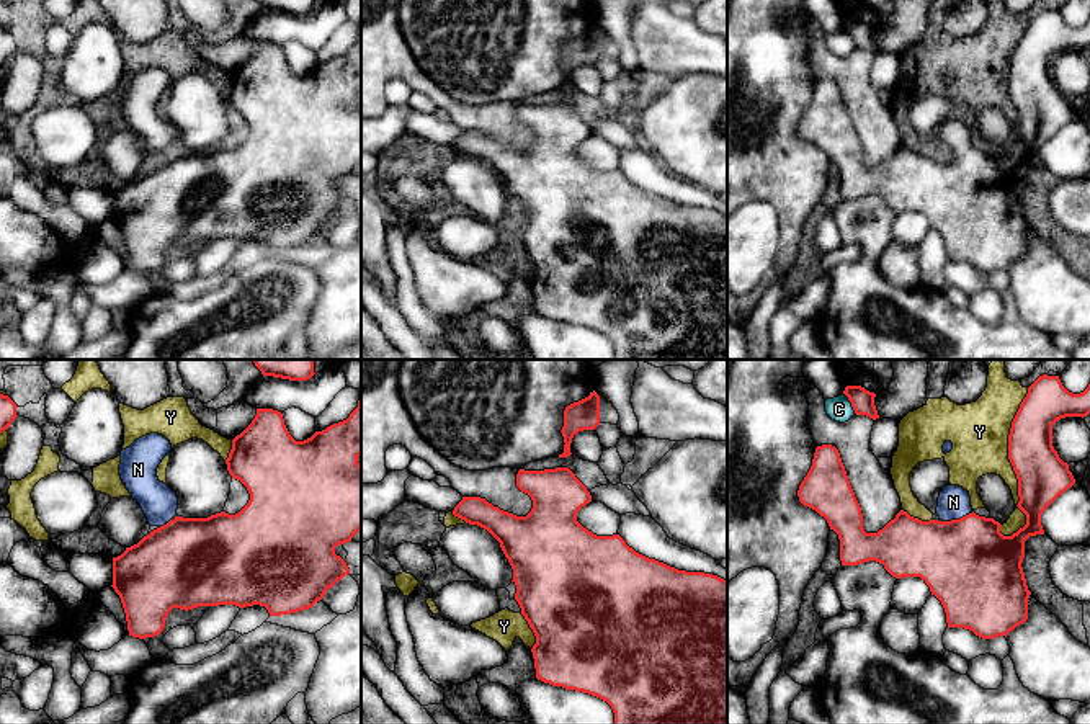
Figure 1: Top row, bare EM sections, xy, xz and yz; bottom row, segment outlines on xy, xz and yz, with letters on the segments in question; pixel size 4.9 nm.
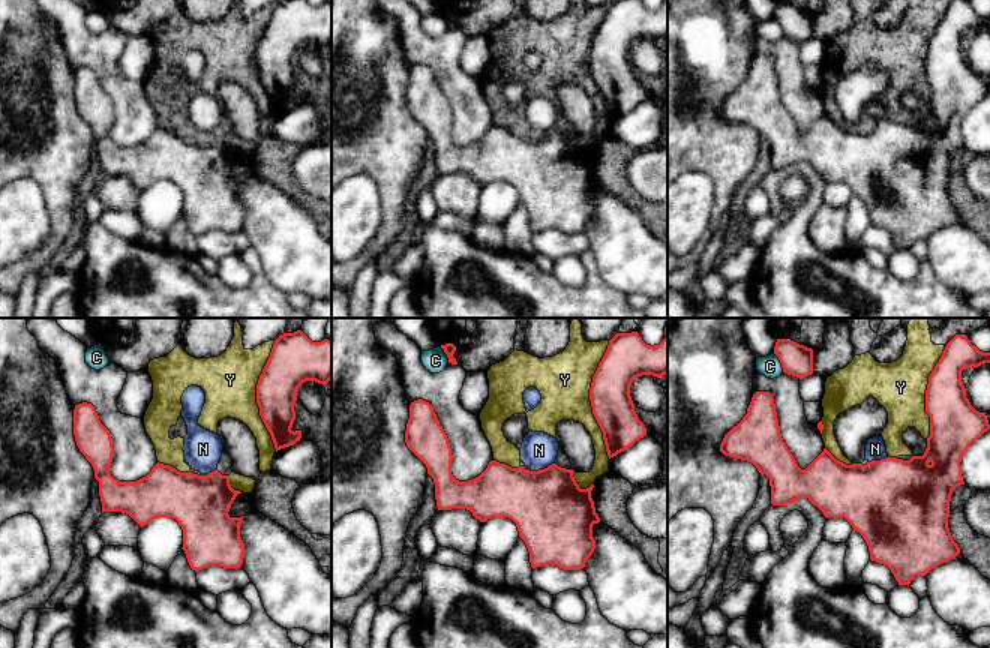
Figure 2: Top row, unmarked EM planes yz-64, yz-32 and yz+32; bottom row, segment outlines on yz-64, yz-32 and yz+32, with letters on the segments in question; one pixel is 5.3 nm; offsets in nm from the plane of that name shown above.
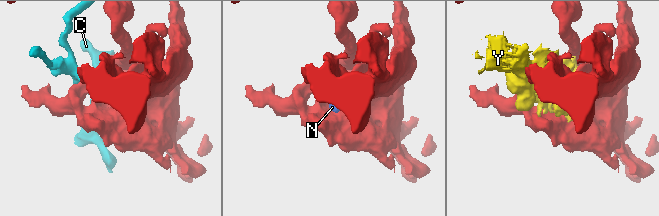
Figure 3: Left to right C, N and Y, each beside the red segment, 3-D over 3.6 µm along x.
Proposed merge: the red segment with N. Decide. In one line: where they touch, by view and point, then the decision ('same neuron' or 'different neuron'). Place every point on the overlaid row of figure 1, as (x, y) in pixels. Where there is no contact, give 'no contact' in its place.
meets red in yz at (960, 518); same neuron

